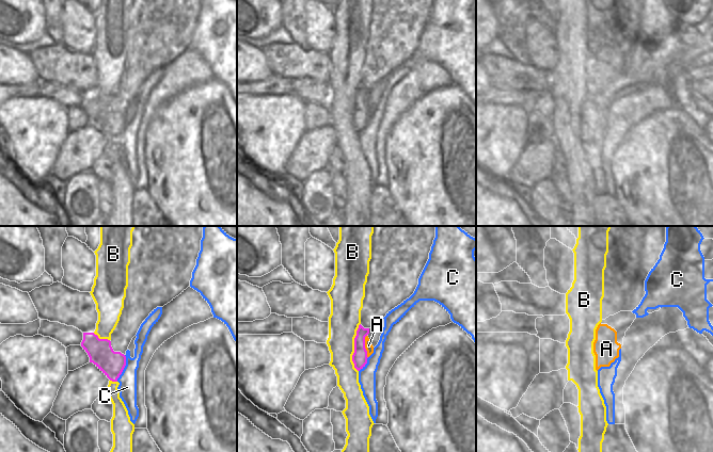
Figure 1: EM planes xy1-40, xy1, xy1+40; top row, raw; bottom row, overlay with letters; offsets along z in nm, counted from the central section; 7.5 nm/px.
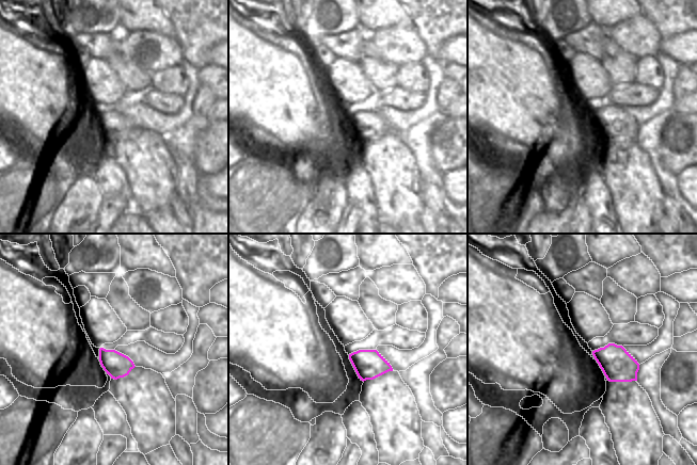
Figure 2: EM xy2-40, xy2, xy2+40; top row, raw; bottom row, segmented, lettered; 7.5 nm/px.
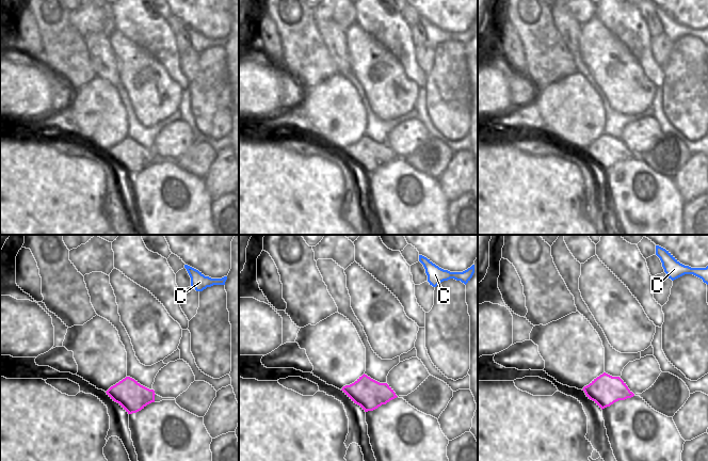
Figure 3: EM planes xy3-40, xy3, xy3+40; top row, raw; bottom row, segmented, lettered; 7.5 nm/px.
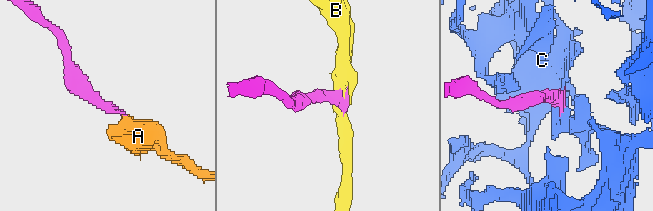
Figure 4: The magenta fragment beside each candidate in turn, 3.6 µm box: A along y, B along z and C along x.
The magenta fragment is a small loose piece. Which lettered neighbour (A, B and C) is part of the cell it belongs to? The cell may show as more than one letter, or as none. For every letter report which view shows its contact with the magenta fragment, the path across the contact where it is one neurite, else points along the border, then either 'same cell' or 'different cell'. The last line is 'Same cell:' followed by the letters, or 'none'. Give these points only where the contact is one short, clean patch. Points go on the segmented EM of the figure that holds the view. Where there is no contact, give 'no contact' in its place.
A: xy1 | across xy1 (360, 357), (364, 346), (368, 345) | same cell
B: xy1 | along xy1 (360, 323), (352, 355), (353, 367), (358, 371) | different cell
C: xy1-40 | along xy1-40 (125, 355), (125, 367), (116, 381) | different cell
Same cell: A

